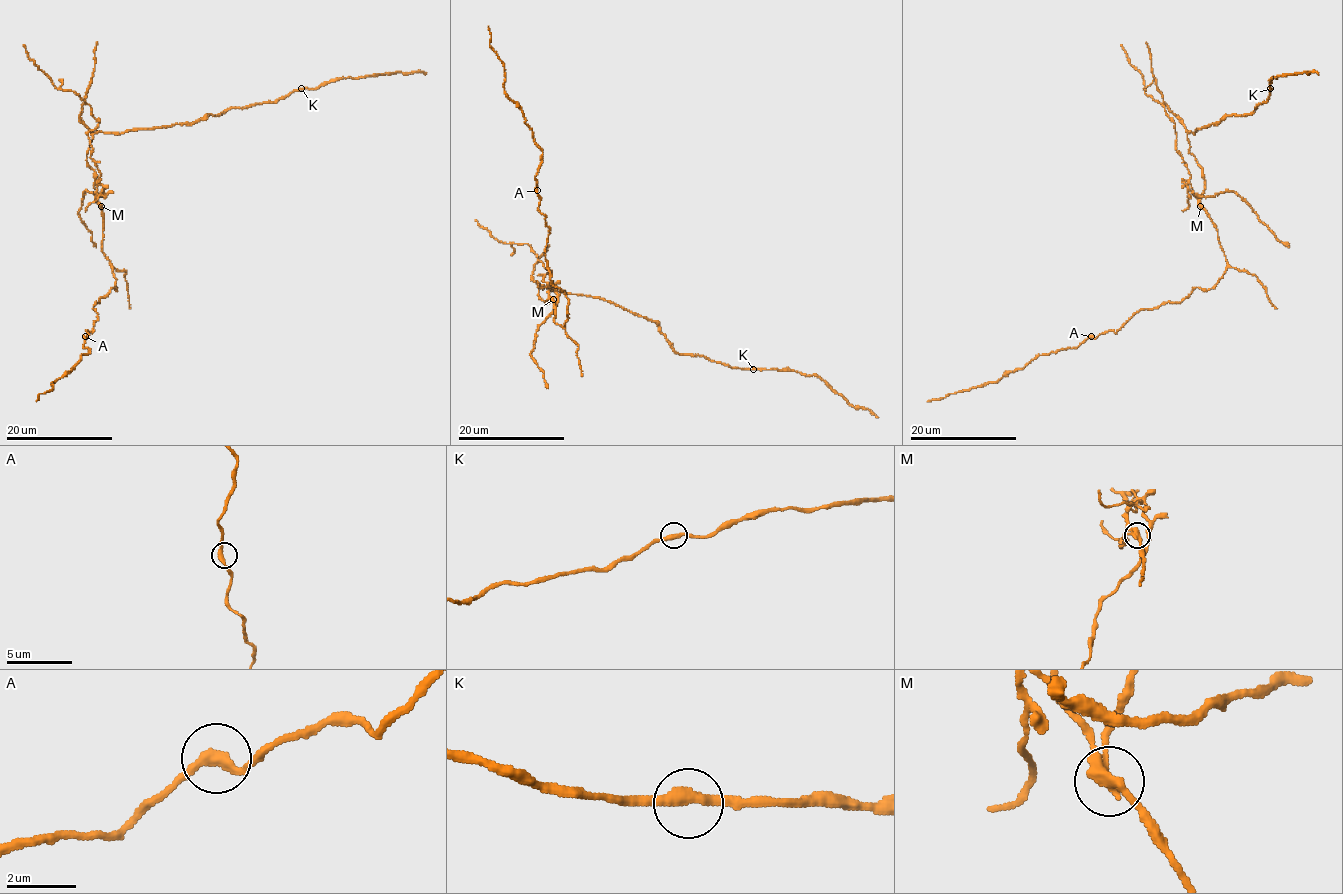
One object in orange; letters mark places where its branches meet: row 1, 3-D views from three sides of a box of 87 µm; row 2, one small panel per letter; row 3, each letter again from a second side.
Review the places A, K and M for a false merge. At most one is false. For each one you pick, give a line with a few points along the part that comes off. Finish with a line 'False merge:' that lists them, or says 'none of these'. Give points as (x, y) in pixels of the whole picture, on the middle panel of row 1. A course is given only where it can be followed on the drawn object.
M: Course of the part to remove: (553, 299), (549, 296), (552, 288), (540, 275), (550, 273), (527, 243), (499, 242), (475, 220)
False merge: M

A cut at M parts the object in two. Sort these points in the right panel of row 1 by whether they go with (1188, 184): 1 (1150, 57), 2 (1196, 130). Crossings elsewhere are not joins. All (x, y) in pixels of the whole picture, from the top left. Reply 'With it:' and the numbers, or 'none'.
With it: none

